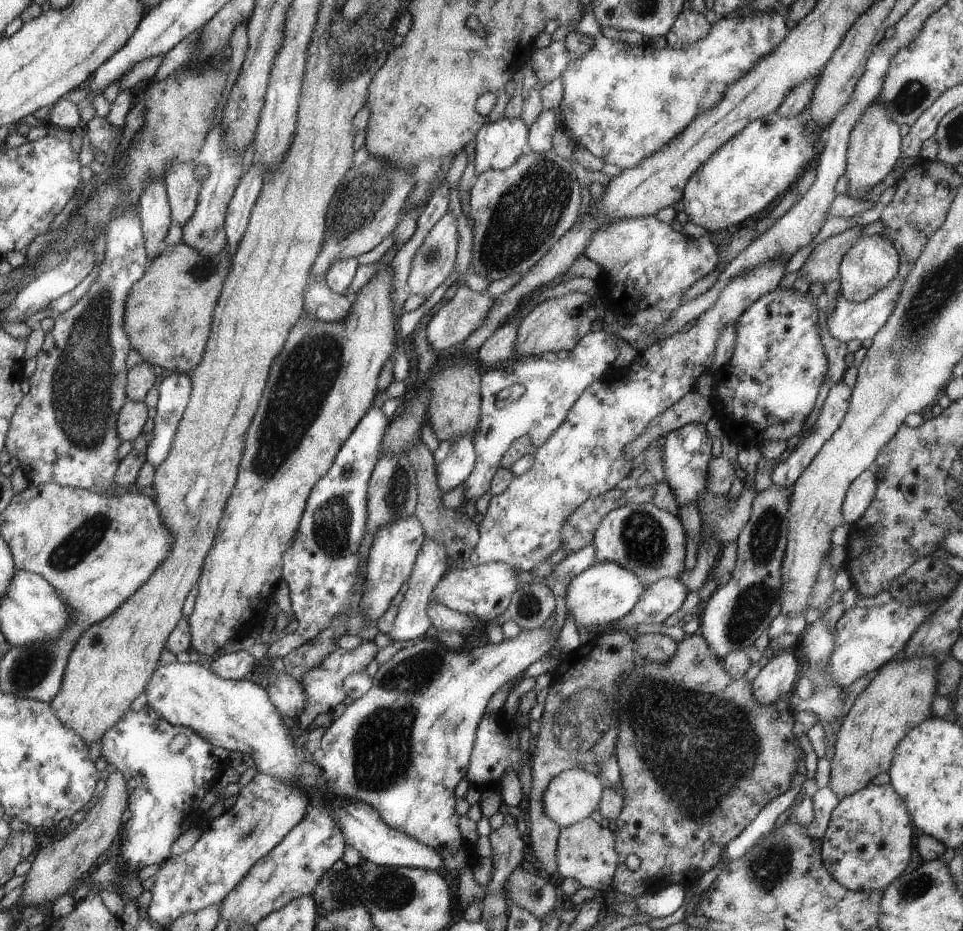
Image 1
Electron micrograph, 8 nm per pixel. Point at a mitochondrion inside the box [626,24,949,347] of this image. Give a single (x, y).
(913, 93)

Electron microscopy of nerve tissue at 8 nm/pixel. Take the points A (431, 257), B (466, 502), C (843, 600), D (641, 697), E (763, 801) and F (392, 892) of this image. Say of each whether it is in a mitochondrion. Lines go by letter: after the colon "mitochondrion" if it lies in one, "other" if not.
A: mitochondrion
B: other
C: other
D: mitochondrion
E: other
F: mitochondrion

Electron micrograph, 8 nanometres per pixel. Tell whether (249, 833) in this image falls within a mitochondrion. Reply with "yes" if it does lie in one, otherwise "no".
yes

